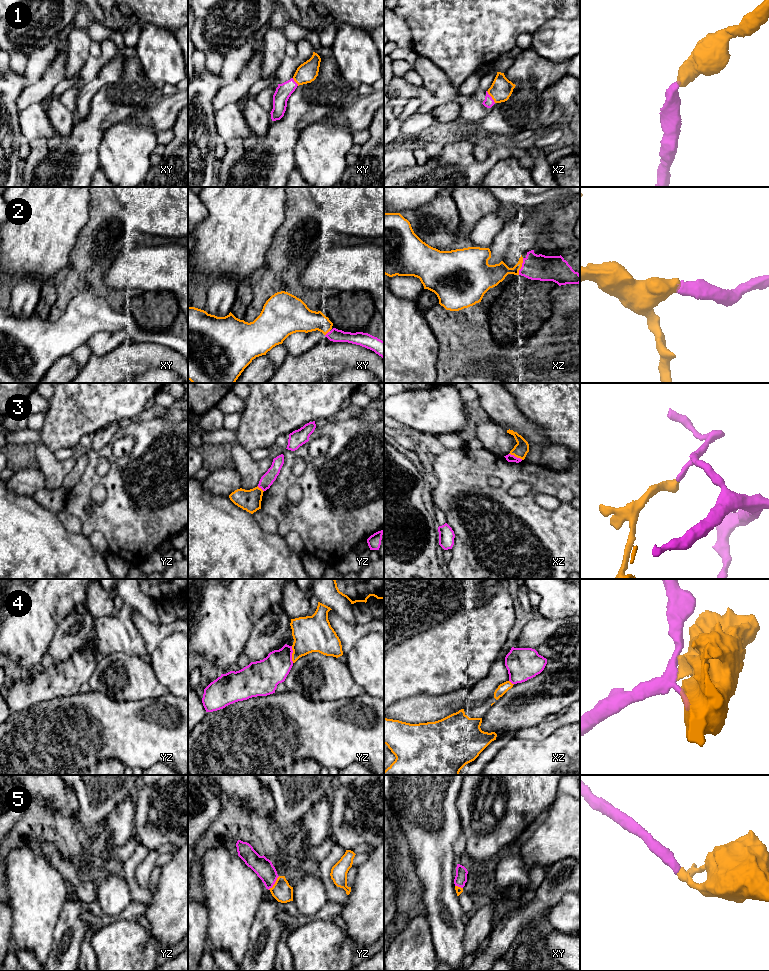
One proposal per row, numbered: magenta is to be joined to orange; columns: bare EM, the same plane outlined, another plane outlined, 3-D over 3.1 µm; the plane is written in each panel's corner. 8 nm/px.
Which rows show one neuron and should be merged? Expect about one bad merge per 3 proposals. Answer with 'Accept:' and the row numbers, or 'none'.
Accept: 1, 2, 5

